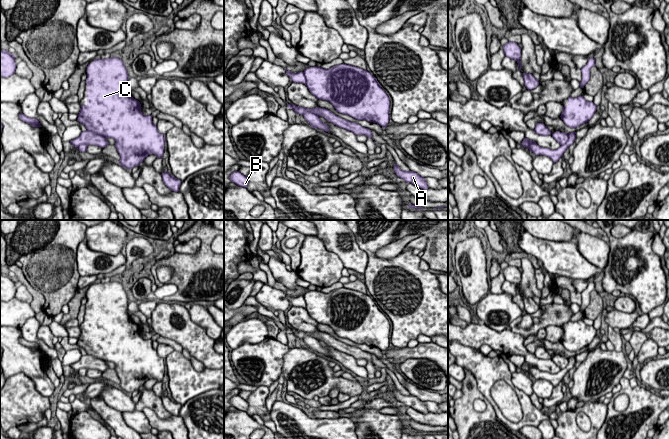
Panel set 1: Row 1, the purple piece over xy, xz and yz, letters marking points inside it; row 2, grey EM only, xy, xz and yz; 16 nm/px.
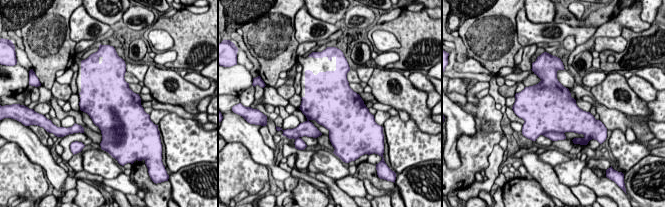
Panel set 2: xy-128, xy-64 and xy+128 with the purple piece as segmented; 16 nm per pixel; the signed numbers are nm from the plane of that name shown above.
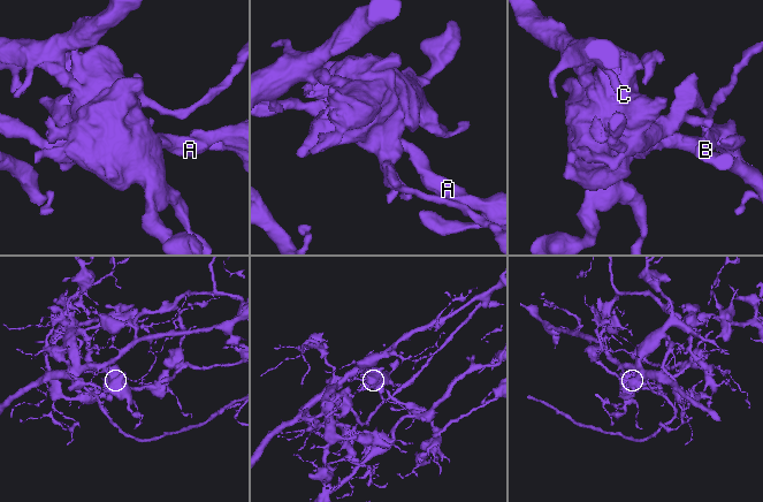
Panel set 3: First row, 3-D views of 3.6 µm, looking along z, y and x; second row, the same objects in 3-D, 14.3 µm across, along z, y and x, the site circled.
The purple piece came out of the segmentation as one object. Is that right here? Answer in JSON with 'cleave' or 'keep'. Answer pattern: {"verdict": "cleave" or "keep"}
{"verdict": "cleave"}

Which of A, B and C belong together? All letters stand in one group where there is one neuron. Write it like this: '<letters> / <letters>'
A / B C

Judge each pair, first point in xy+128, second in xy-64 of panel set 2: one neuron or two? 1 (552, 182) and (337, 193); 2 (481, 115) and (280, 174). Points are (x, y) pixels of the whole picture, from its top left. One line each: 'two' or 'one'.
1: one
2: two

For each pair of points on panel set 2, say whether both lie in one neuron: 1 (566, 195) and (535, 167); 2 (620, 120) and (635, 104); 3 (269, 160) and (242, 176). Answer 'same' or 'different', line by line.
1: same
2: different
3: different

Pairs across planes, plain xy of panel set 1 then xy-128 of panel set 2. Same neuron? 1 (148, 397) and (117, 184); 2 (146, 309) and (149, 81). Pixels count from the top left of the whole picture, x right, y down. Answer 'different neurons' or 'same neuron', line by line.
1: different neurons
2: different neurons

